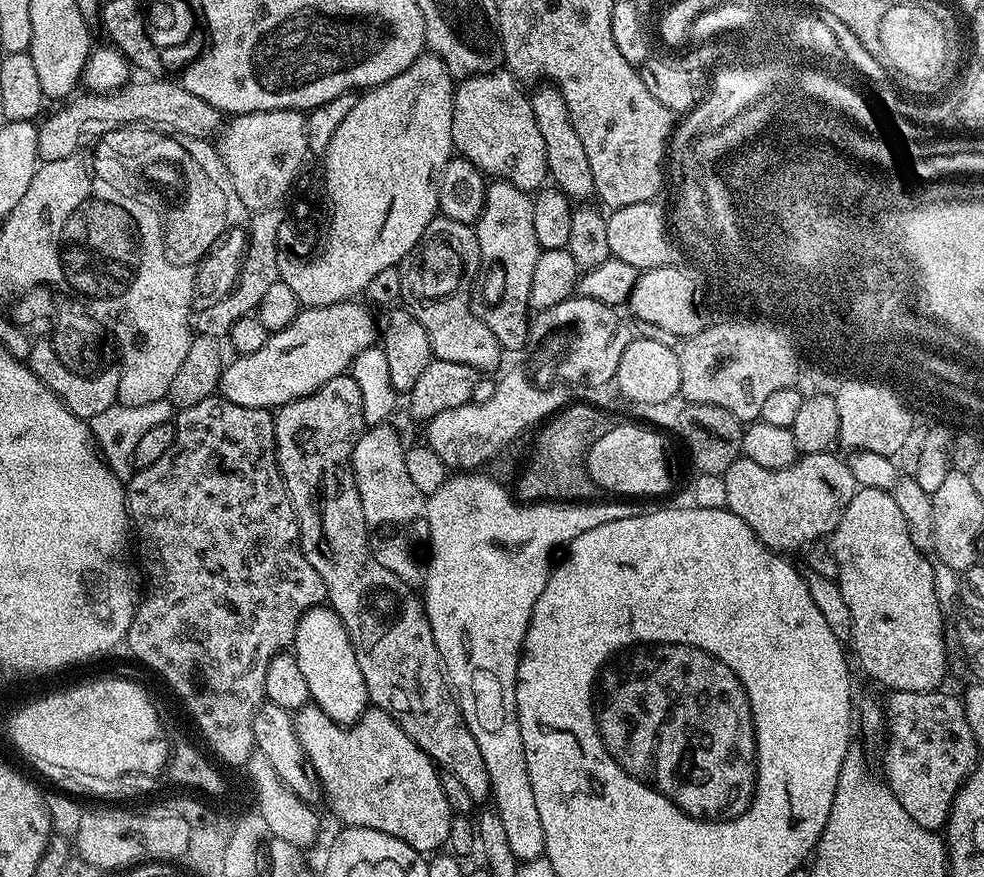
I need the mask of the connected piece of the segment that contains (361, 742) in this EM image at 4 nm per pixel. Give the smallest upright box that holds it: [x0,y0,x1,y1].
[294,702,454,854]

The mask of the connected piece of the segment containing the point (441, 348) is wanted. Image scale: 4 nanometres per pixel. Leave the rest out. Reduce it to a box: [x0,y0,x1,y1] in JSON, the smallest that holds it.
[398,215,502,374]

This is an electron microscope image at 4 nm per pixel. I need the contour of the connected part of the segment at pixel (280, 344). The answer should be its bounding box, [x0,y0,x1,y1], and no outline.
[219,298,378,410]

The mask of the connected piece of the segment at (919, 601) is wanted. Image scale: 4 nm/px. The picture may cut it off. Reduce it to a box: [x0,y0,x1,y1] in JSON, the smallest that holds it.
[830,488,948,692]

